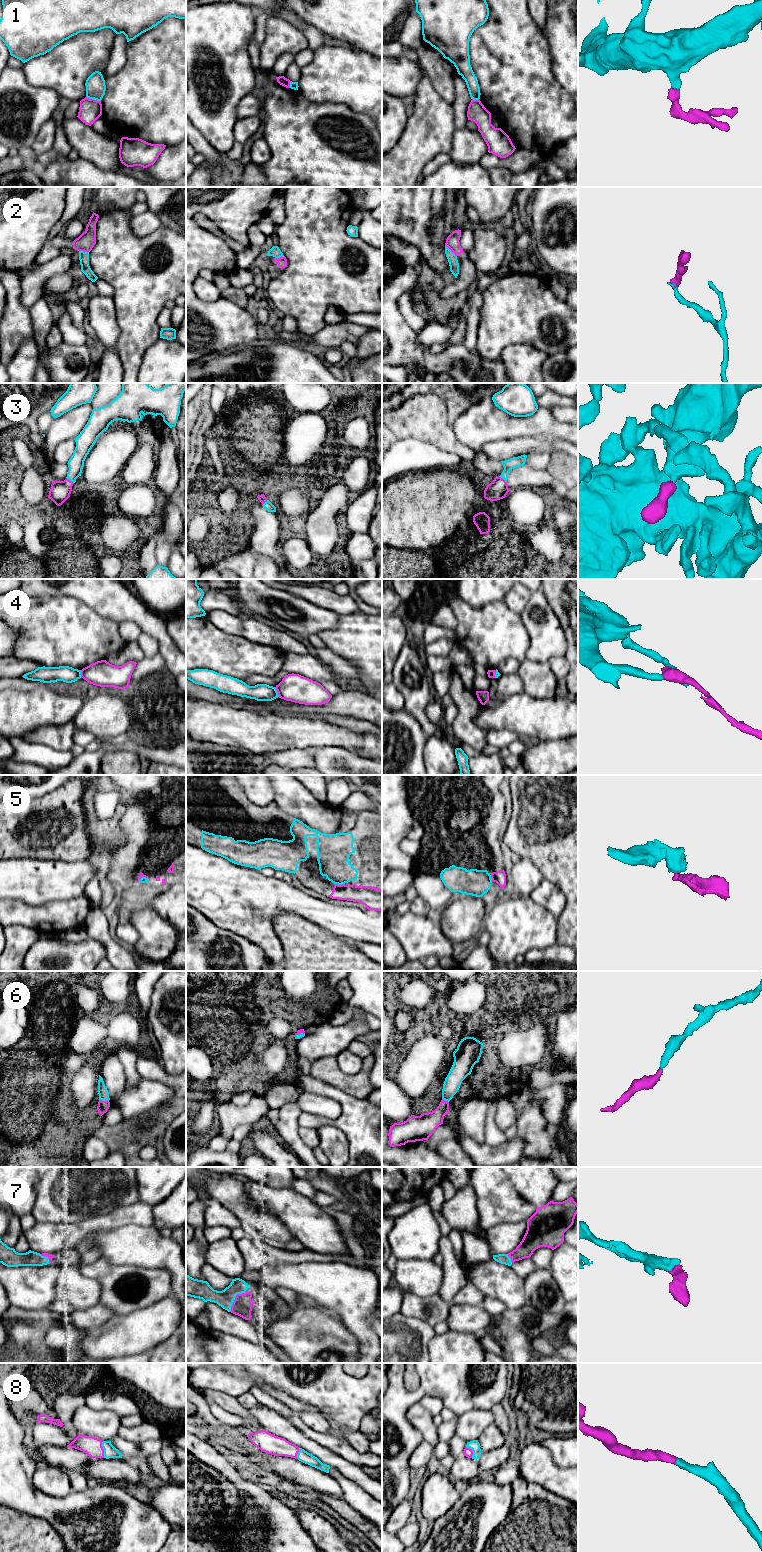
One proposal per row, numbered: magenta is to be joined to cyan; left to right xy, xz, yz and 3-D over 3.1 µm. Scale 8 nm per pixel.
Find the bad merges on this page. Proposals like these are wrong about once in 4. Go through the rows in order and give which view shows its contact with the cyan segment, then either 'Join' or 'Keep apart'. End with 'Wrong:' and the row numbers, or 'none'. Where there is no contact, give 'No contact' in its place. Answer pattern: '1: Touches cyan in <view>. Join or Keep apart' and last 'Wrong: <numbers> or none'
1: Touches cyan in xy. Keep apart
2: Touches cyan in yz. Keep apart
3: Touches cyan in xy. Join
4: Touches cyan in xz. Keep apart
5: Touches cyan in xz. Join
6: Touches cyan in xy. Join
7: Touches cyan in xz. Join
8: Touches cyan in xy. Join
Wrong: 1, 2, 4

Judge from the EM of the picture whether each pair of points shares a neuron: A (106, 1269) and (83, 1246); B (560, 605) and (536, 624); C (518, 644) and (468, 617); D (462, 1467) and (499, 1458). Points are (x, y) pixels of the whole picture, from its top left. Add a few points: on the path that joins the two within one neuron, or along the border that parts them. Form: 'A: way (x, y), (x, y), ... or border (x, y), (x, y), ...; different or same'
A: border (100, 1257), (111, 1264), (123, 1264); different
B: border (542, 589), (547, 602), (564, 631); different
C: way (506, 636), (499, 633), (484, 632), (480, 629); same
D: way (471, 1469), (477, 1470), (490, 1461); same

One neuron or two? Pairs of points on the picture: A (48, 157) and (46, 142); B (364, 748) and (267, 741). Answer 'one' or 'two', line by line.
A: two
B: one

